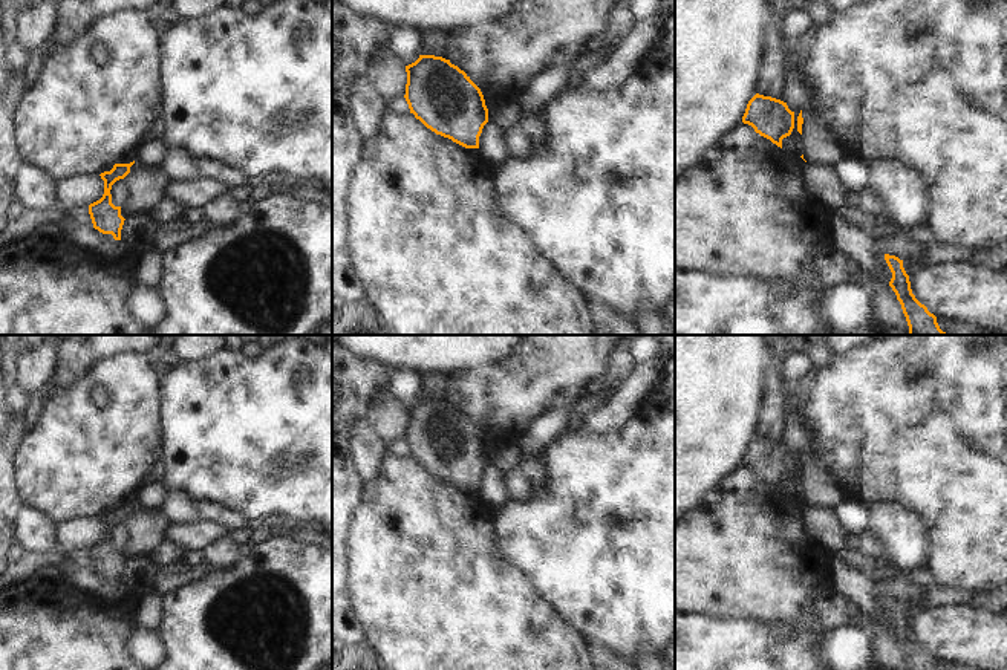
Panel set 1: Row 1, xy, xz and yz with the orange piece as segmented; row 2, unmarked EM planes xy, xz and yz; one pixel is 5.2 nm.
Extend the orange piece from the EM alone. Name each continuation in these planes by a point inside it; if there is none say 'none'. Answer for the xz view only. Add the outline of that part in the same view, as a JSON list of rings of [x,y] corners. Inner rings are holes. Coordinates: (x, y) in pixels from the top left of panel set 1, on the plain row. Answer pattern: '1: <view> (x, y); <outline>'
none

